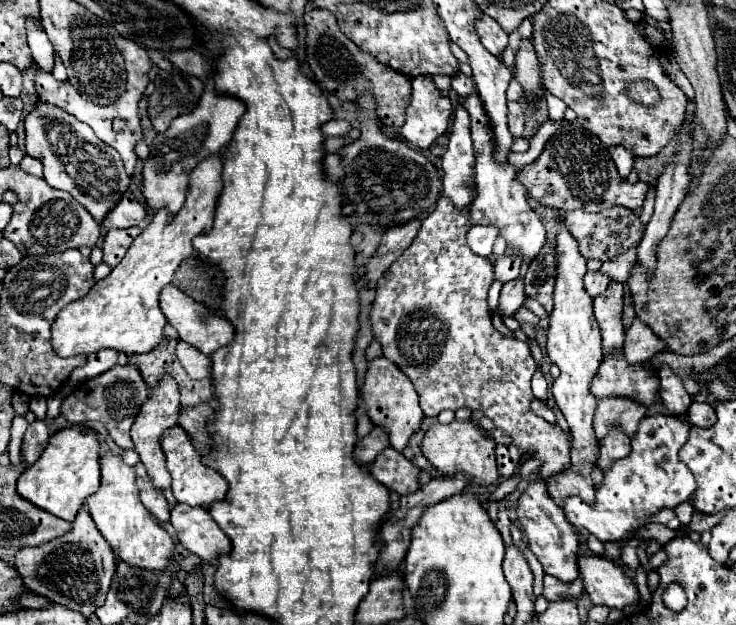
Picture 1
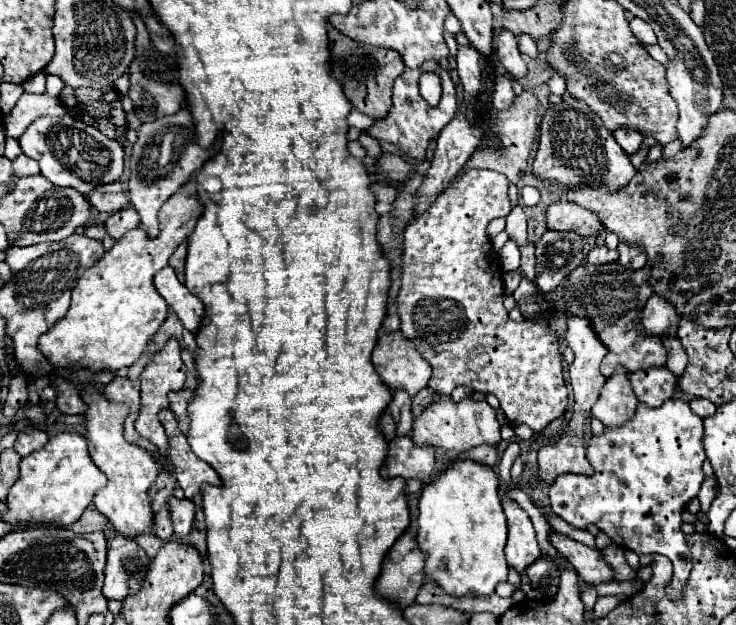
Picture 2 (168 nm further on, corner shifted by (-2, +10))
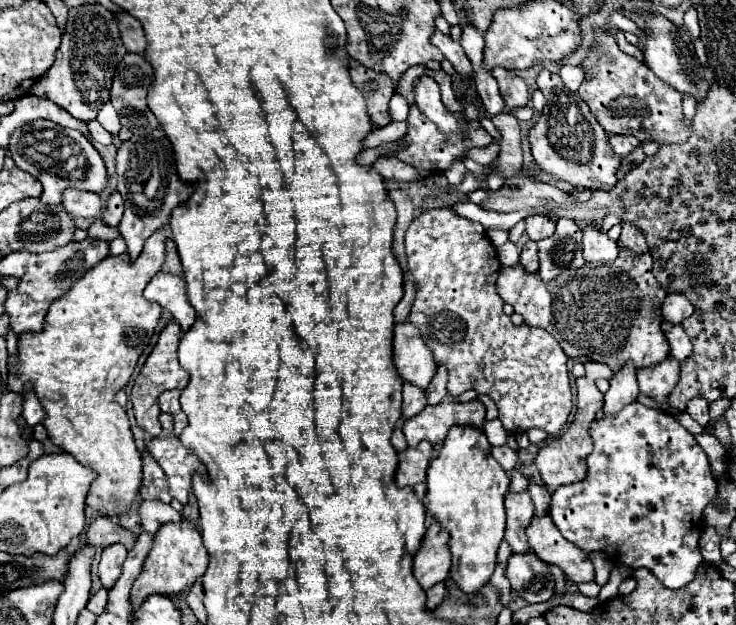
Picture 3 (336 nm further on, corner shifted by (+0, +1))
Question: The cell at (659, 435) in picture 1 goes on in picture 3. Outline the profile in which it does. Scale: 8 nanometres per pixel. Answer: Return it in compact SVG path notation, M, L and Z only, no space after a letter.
M630 403L618 415L602 415L590 425L594 451L588 455L588 475L552 493L550 517L560 533L582 551L604 551L614 563L648 567L666 587L688 585L702 563L698 537L702 531L702 509L716 495L716 481L710 475L708 455L672 413Z

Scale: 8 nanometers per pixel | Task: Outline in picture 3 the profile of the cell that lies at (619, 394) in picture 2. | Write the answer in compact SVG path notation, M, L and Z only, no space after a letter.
M626 363L614 377L610 379L610 389L604 393L604 413L616 415L622 407L636 401L638 397L638 383L636 383L636 369L632 363Z

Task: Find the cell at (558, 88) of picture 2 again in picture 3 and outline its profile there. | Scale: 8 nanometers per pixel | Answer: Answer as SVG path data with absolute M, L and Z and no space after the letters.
M562 65L560 71L558 71L560 79L564 81L564 85L570 89L570 91L578 91L580 83L584 81L584 71L582 67L574 67L574 65Z

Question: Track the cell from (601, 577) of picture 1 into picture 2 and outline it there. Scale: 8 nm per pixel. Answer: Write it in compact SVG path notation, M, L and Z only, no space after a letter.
M550 532L548 536L550 544L572 564L576 574L588 582L588 584L600 584L600 582L612 582L612 568L606 566L598 550L592 550L564 534Z

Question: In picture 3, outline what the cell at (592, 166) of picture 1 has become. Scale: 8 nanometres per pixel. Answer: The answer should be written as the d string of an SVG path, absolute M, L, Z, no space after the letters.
M546 67L538 75L538 87L546 97L546 107L528 133L536 165L550 177L566 181L576 189L612 189L618 181L616 171L622 159L612 151L608 135L588 105L580 99L578 93L568 91L560 77L556 77Z

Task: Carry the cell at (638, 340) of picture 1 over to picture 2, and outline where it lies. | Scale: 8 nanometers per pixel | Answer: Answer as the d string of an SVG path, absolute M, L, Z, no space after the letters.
M652 294L650 300L644 306L642 312L642 324L646 328L646 332L650 334L658 334L658 336L666 336L668 334L676 334L678 330L678 312L674 306L670 306L670 302L666 298L662 298L660 294Z

